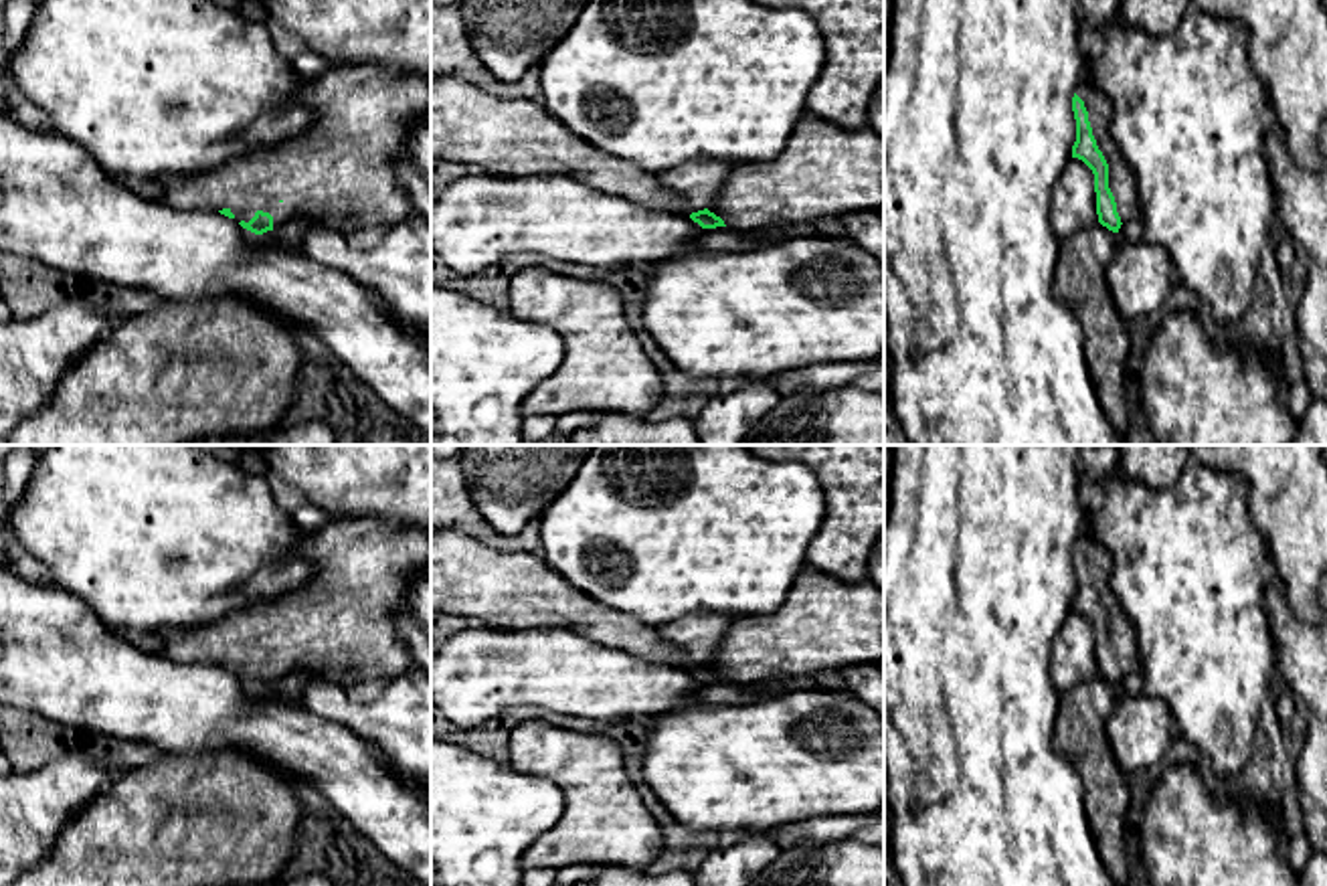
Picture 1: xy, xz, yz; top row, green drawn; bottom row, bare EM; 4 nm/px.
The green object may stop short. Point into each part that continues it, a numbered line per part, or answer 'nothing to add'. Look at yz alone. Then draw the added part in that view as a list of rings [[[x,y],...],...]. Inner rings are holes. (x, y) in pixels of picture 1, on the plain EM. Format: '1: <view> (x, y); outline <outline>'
1: yz (1121, 632); outline [[[1090,534],[1080,536],[1076,548],[1084,554],[1092,589],[1109,617],[1109,641],[1115,649],[1121,676],[1143,672],[1141,655],[1137,649],[1135,625],[1125,615],[1119,599],[1111,591],[1111,552],[1104,546],[1100,546]]]

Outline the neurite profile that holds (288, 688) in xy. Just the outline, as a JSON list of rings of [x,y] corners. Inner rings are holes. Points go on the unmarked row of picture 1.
[[[291,672],[279,680],[275,680],[271,686],[257,688],[257,690],[267,700],[277,700],[277,702],[301,708],[299,698],[303,694],[303,690],[314,682],[330,682],[330,680],[328,678],[316,678],[316,676],[303,674],[303,672]]]

